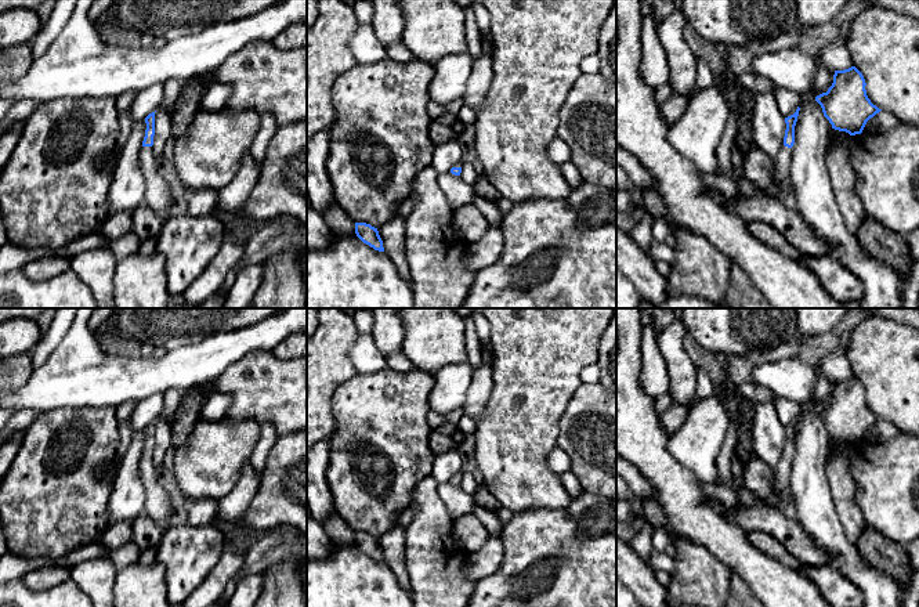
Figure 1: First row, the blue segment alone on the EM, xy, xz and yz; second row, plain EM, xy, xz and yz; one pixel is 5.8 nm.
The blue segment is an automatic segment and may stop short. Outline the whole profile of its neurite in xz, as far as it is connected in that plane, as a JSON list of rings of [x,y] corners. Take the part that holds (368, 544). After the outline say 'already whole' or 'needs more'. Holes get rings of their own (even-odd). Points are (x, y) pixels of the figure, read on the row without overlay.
[[[355,532],[355,543],[363,553],[369,554],[375,560],[384,561],[383,550],[377,538],[366,532]]] | already whole

